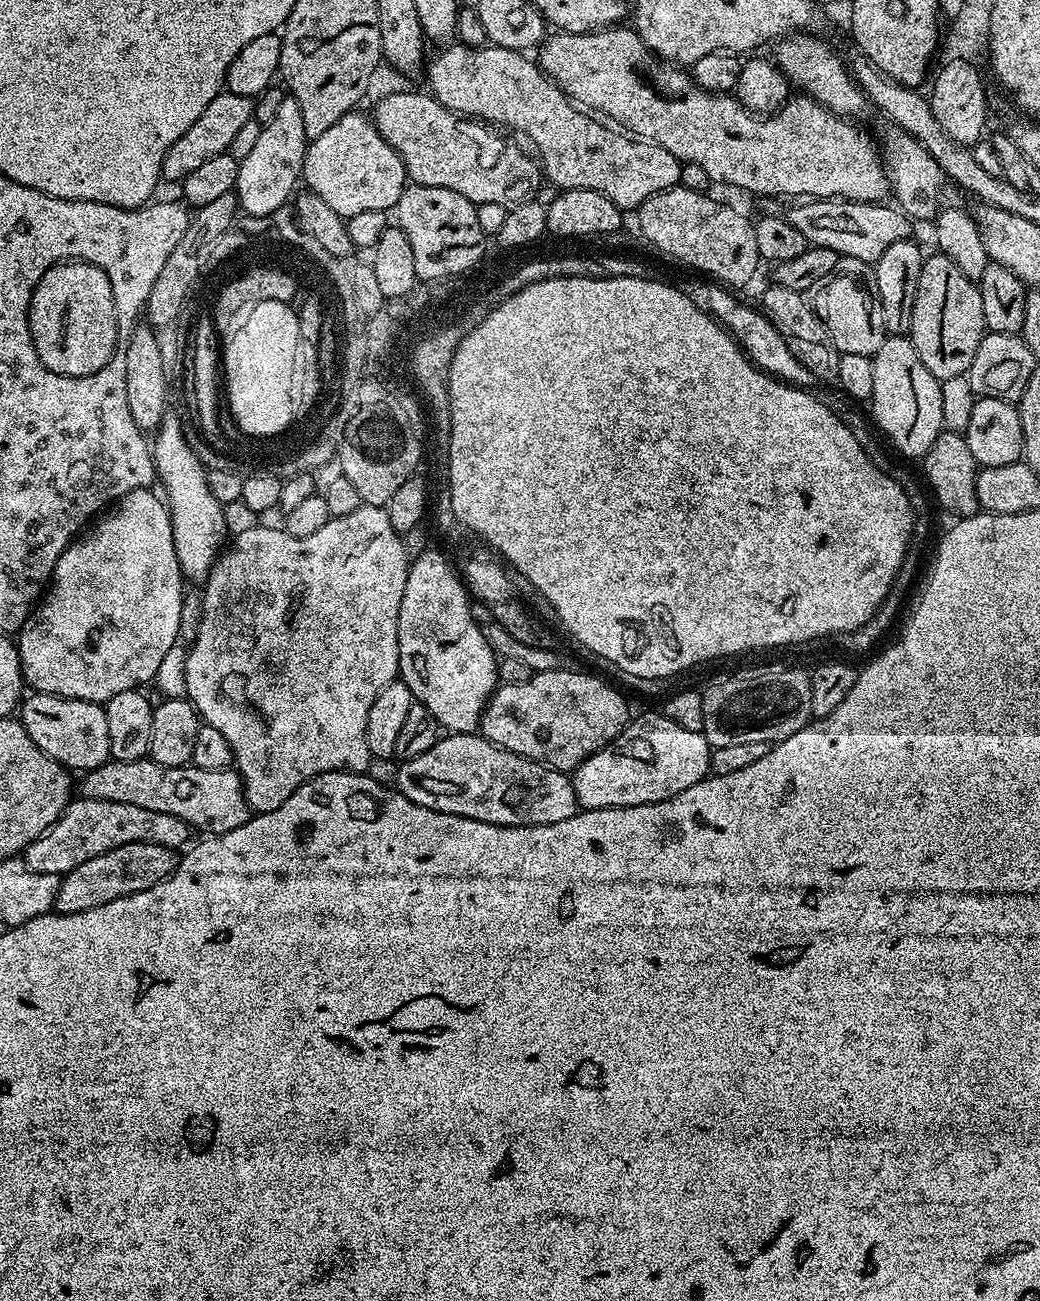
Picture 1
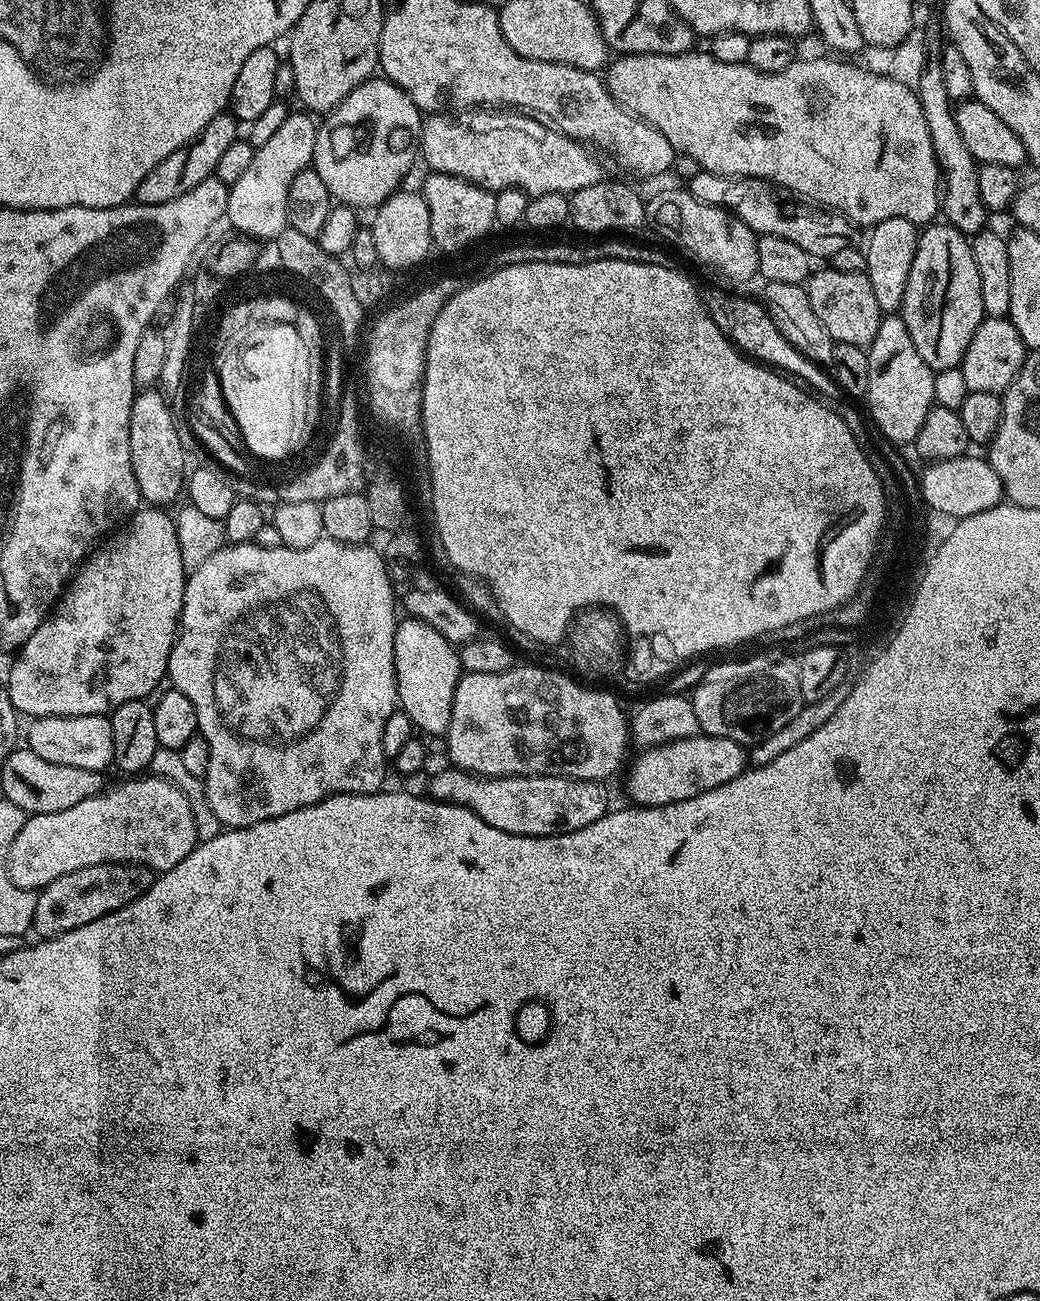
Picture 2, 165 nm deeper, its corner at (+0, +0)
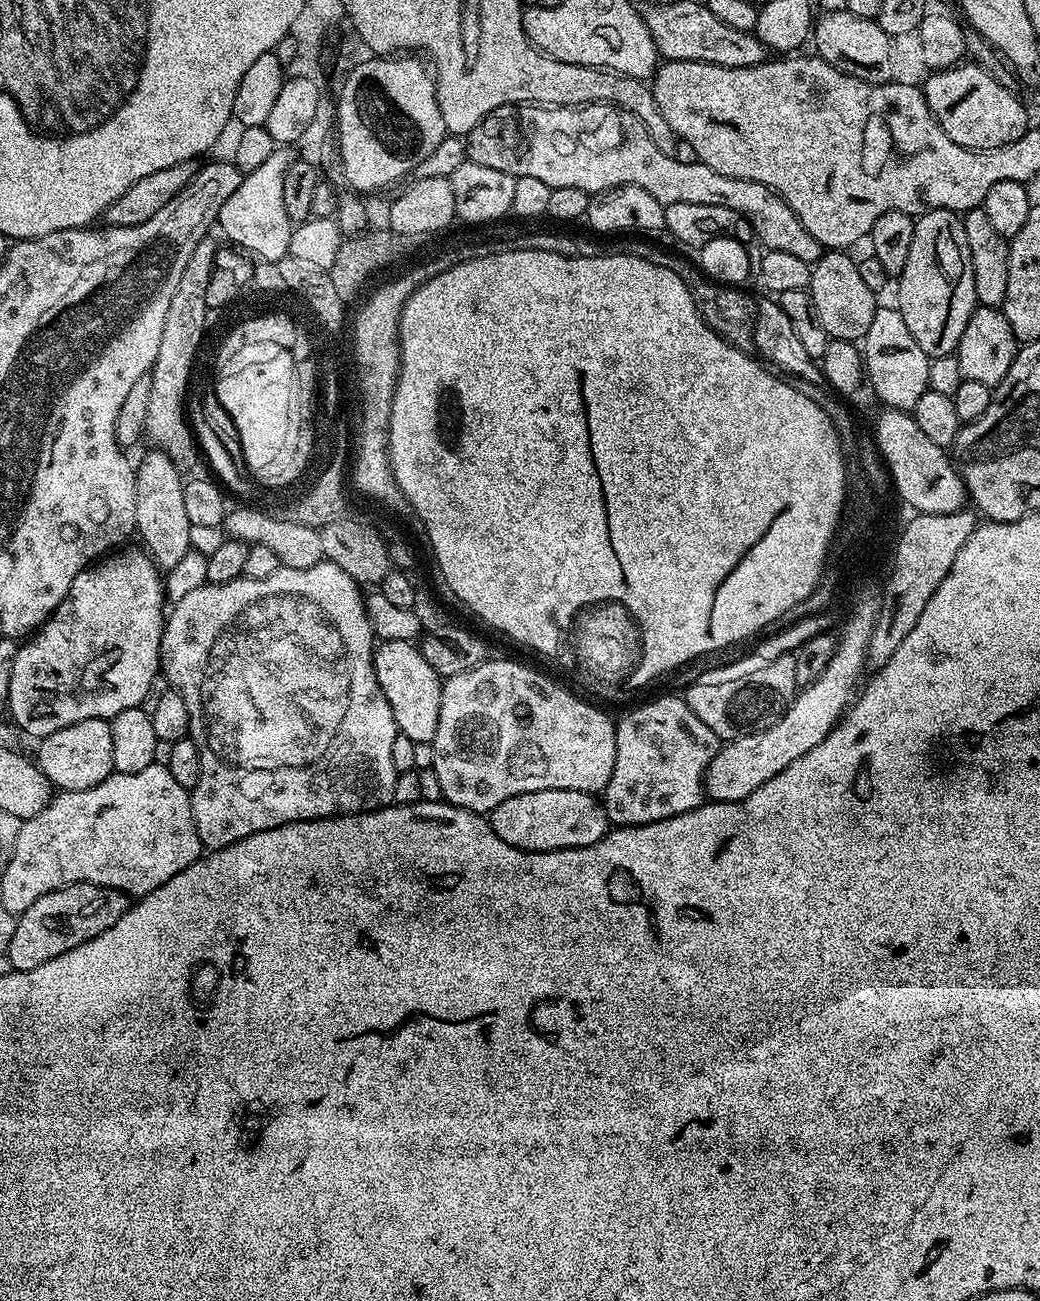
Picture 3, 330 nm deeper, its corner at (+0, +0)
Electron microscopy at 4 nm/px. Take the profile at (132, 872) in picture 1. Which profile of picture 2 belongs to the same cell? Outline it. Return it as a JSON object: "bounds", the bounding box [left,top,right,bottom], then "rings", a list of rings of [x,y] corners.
{"bounds":[31,864,153,940],"rings":[[[141,864],[82,866],[82,870],[62,874],[62,878],[54,878],[54,882],[39,889],[31,931],[37,932],[40,940],[49,940],[58,934],[78,930],[78,926],[86,926],[86,922],[122,910],[122,906],[134,902],[134,898],[142,898],[142,894],[150,890],[153,879],[152,869]]]}

